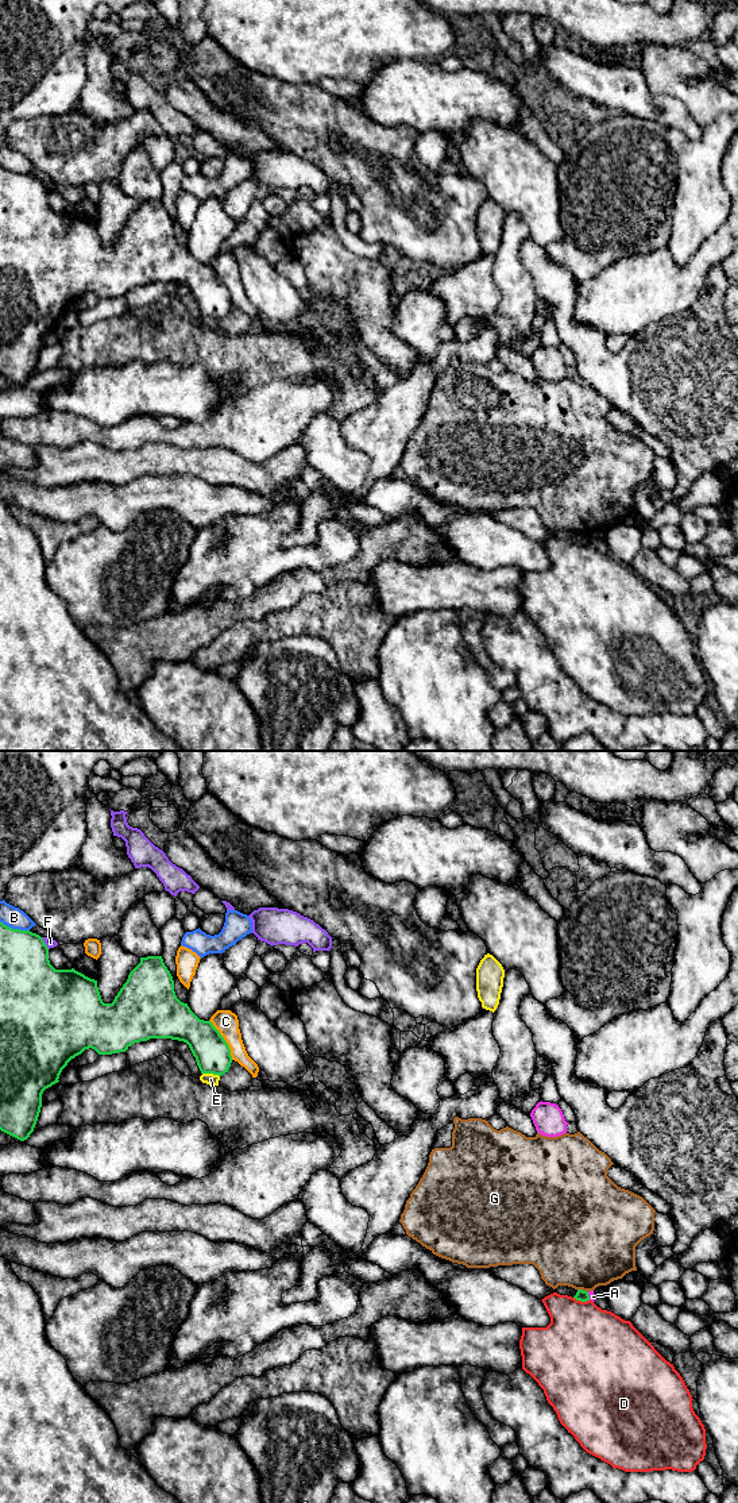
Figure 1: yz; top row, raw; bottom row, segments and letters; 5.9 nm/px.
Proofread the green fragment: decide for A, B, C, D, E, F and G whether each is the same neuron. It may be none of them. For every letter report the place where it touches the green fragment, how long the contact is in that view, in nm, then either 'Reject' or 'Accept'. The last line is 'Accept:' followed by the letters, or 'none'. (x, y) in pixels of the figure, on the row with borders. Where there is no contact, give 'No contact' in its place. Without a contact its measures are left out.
A: Touches green at yz (588, 1297). Shared border 50 nm. Reject
B: Touches green at yz (15, 929). Shared border 190 nm. Reject
C: Touches green at yz (224, 1040). Shared border 280 nm. Reject
D: Touches green at yz (582, 1301). Shared border 100 nm. Reject
E: Touches green at yz (211, 1072). Shared border 110 nm. Reject
F: Touches green at yz (43, 943). Shared border 90 nm. Reject
G: Touches green at yz (582, 1290). Shared border 70 nm. Reject
Accept: none

